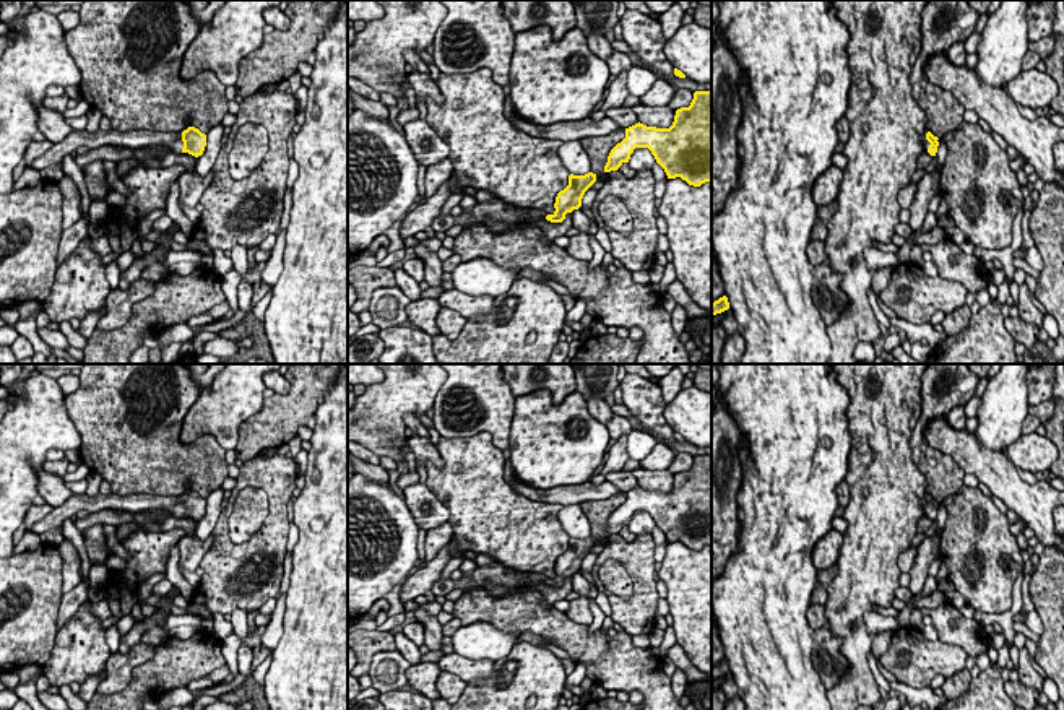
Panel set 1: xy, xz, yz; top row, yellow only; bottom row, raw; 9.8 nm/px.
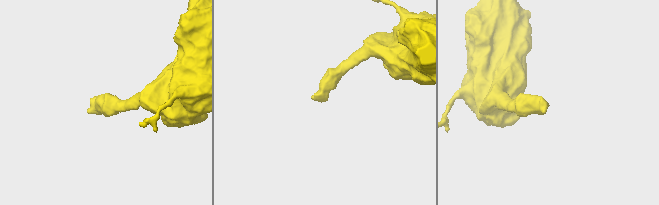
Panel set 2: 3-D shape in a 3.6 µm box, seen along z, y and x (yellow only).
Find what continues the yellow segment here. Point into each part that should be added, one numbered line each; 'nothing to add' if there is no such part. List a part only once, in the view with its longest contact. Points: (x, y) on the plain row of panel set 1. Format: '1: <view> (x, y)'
1: xy (135, 502)

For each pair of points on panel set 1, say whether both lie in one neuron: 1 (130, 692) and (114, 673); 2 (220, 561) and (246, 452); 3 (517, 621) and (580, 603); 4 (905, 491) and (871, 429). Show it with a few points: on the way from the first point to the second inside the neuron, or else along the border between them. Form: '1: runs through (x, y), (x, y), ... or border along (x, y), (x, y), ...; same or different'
1: border along (150, 658), (138, 663), (130, 681), (116, 692); different
2: border along (260, 452), (244, 462); different
3: border along (564, 613), (570, 619), (588, 626); different
4: runs through (890, 476), (881, 467), (879, 444); same

